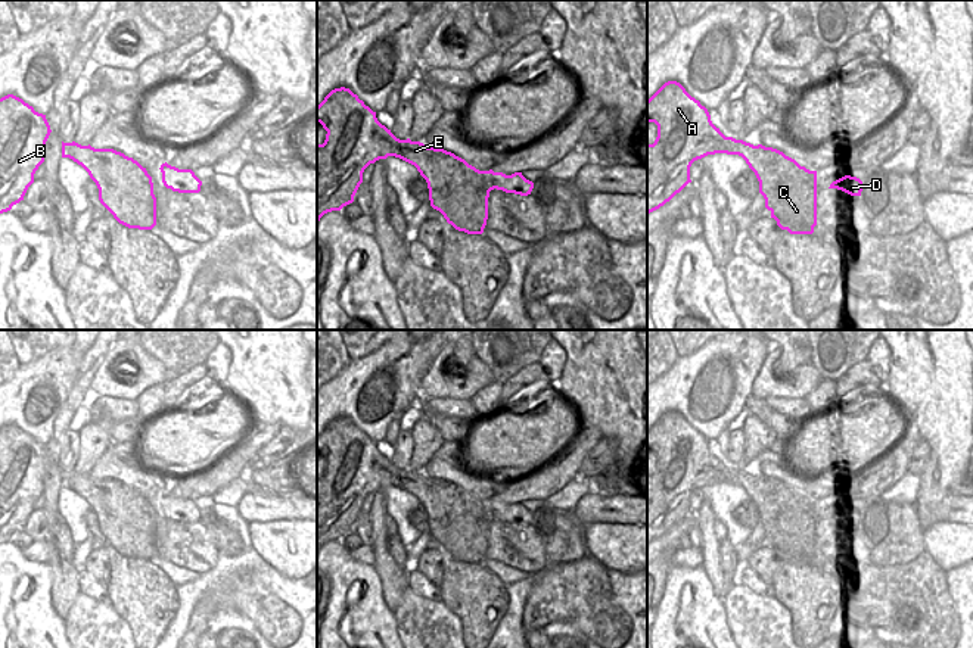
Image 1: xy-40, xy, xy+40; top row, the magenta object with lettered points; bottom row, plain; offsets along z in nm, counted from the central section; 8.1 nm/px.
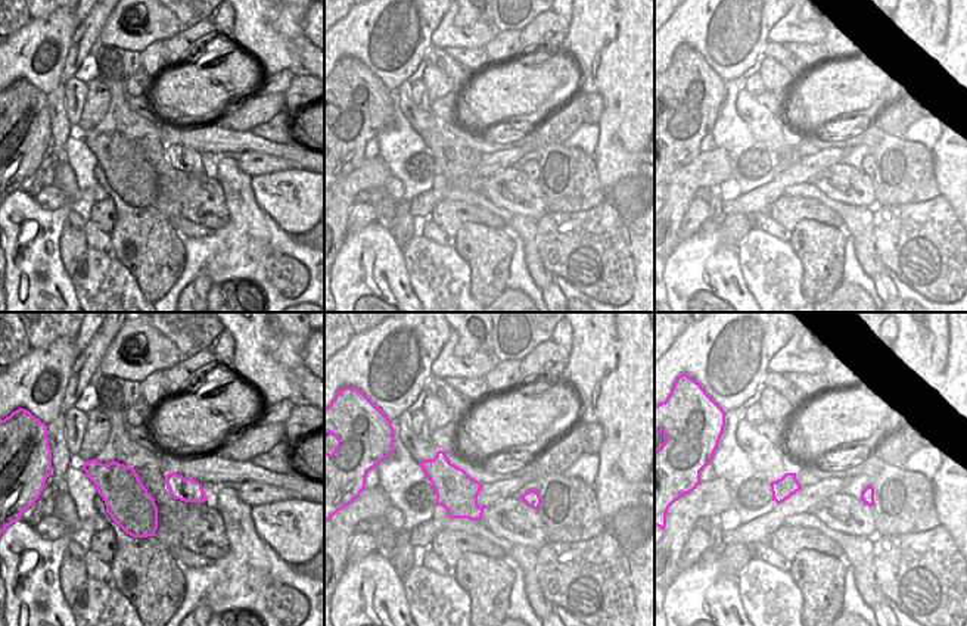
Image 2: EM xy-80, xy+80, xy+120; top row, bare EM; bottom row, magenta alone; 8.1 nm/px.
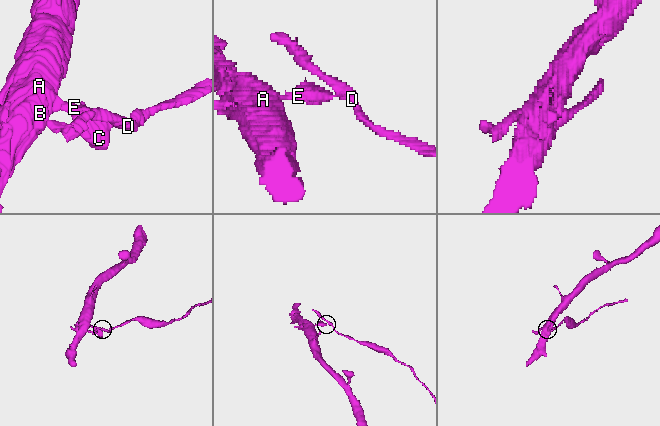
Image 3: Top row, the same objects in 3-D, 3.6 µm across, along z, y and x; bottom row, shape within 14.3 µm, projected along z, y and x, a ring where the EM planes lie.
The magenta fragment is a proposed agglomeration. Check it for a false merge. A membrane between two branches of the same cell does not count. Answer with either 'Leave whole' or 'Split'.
Split.

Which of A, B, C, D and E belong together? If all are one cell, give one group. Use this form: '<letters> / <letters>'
A B C E / D

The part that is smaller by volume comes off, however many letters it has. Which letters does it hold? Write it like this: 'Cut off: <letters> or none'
Cut off: D

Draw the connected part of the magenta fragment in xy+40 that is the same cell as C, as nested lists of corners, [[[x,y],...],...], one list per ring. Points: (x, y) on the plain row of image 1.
[[[677,411],[665,412],[647,430],[647,452],[658,455],[655,473],[647,474],[647,545],[663,536],[691,513],[690,496],[694,490],[708,485],[727,483],[742,486],[755,502],[759,511],[759,523],[765,529],[765,538],[781,560],[787,560],[790,564],[814,563],[817,555],[817,501],[801,496],[777,479],[725,467],[712,454],[708,439]]]

